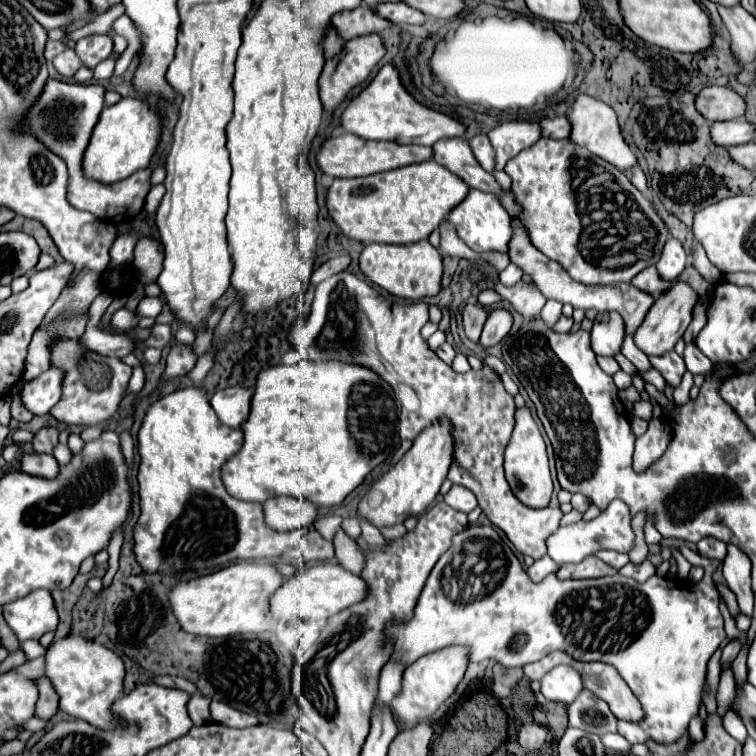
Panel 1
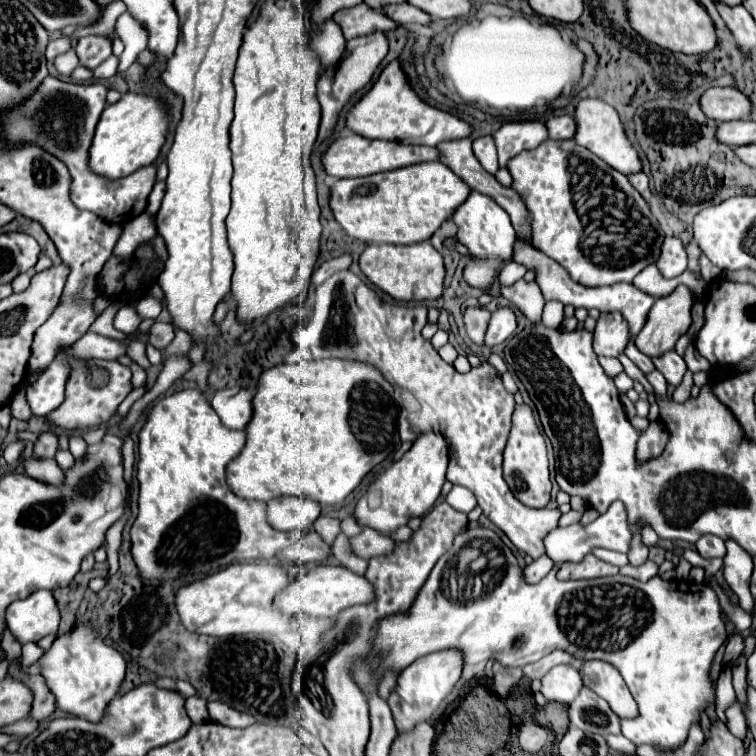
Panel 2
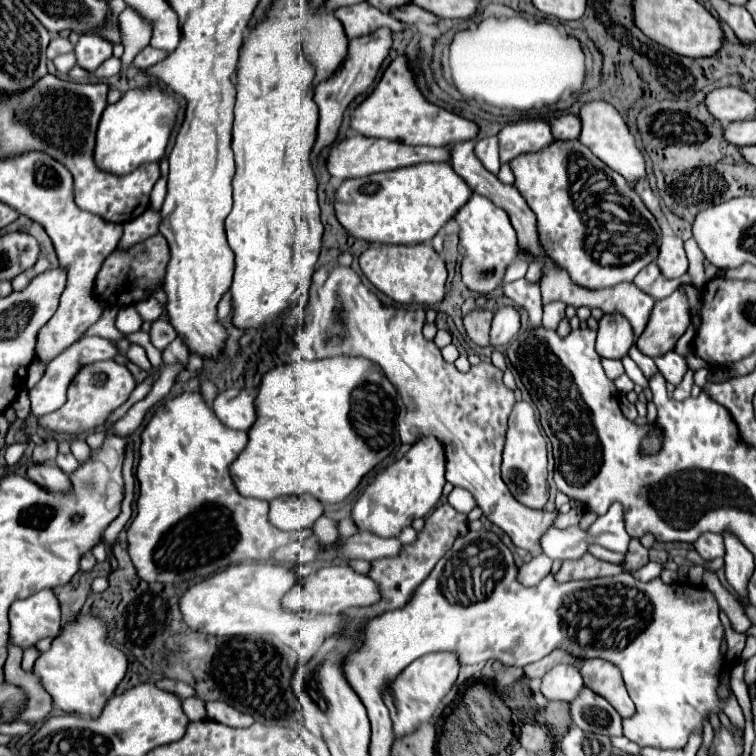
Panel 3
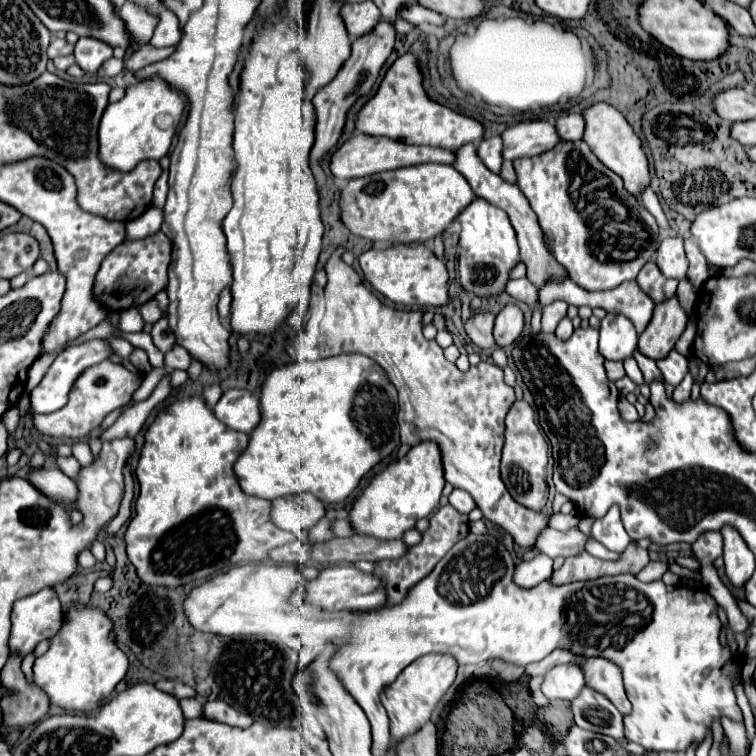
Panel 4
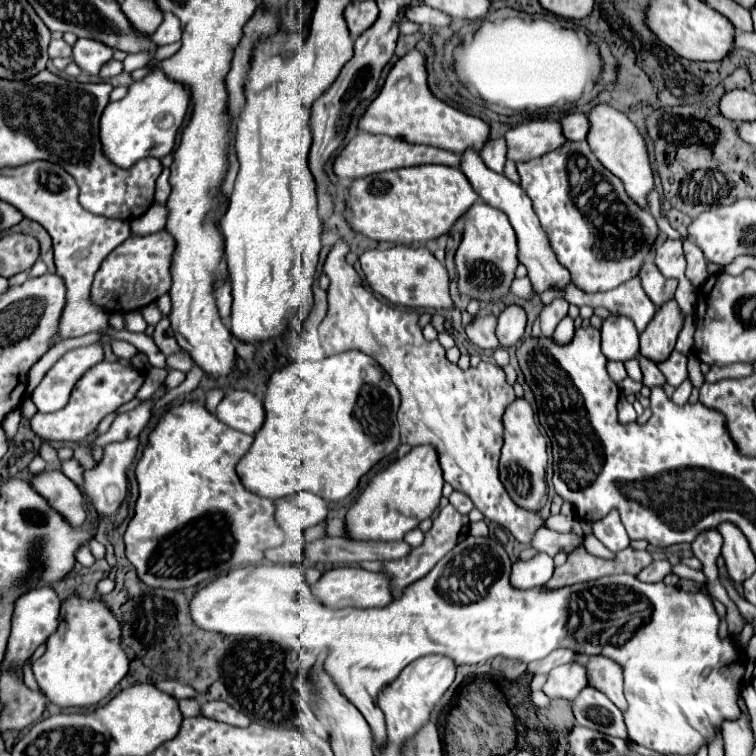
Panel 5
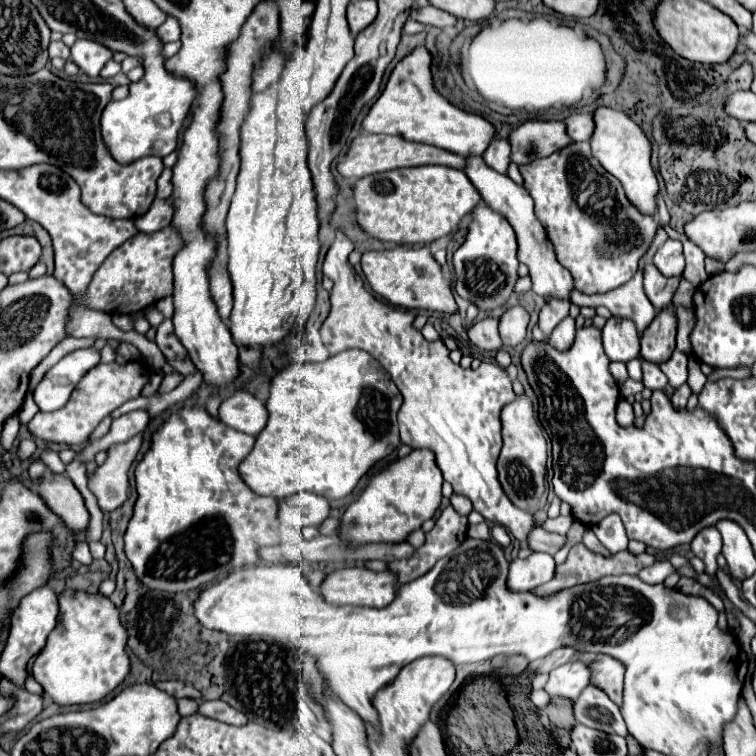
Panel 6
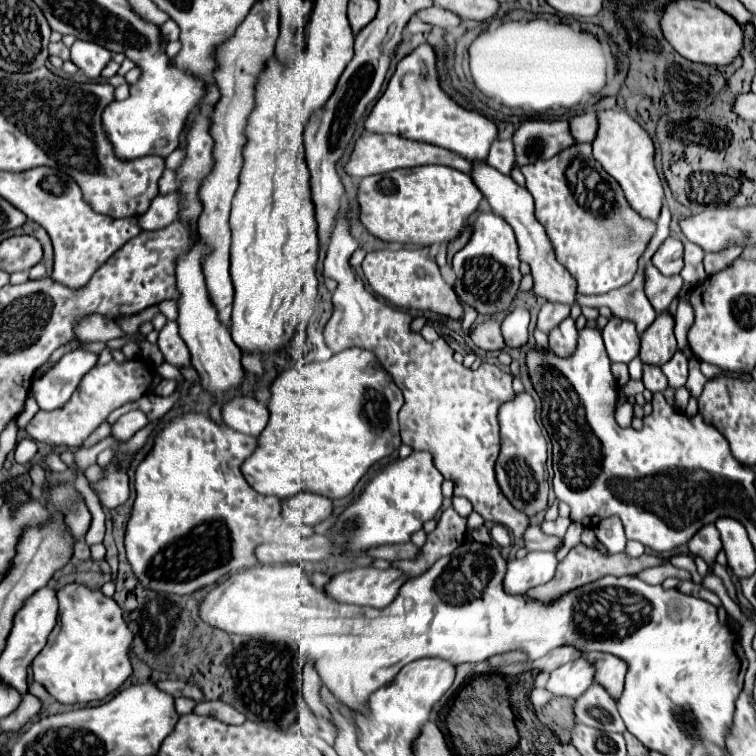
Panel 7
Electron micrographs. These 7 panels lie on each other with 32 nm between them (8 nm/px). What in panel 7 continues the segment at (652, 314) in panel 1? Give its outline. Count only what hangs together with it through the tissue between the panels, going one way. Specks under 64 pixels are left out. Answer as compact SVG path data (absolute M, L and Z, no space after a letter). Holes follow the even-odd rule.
M668 312L656 316L652 326L640 336L640 360L650 366L664 366L678 350L674 338L674 318Z

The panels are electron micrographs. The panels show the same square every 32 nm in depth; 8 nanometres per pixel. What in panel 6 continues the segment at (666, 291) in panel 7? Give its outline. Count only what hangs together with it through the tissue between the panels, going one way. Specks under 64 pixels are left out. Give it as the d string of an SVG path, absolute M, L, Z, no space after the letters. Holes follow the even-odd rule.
M648 262L644 266L644 290L646 290L646 296L648 300L652 302L652 306L660 312L666 308L666 304L672 302L676 290L680 286L680 278L664 278L658 268Z

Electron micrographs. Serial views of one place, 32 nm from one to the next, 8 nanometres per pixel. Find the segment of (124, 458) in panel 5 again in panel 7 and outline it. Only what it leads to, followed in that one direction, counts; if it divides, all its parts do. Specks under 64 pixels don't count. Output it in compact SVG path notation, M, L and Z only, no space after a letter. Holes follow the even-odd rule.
M110 472L102 482L102 506L118 508L128 500L128 476L124 472Z

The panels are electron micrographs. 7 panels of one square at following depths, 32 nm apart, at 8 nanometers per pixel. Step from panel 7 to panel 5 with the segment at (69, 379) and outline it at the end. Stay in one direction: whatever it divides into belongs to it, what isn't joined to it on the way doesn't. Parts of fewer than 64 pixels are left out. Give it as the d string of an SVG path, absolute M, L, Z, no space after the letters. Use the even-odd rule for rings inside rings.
M98 344L66 352L32 392L38 412L56 412L66 406L72 388L94 364L102 362L104 350Z

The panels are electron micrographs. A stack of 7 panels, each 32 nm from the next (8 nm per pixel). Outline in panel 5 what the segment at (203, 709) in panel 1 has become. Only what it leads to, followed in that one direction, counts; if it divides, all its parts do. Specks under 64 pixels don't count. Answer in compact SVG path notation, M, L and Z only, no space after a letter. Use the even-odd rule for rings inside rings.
M180 700L180 712L182 716L198 716L200 714L200 702L198 700Z

